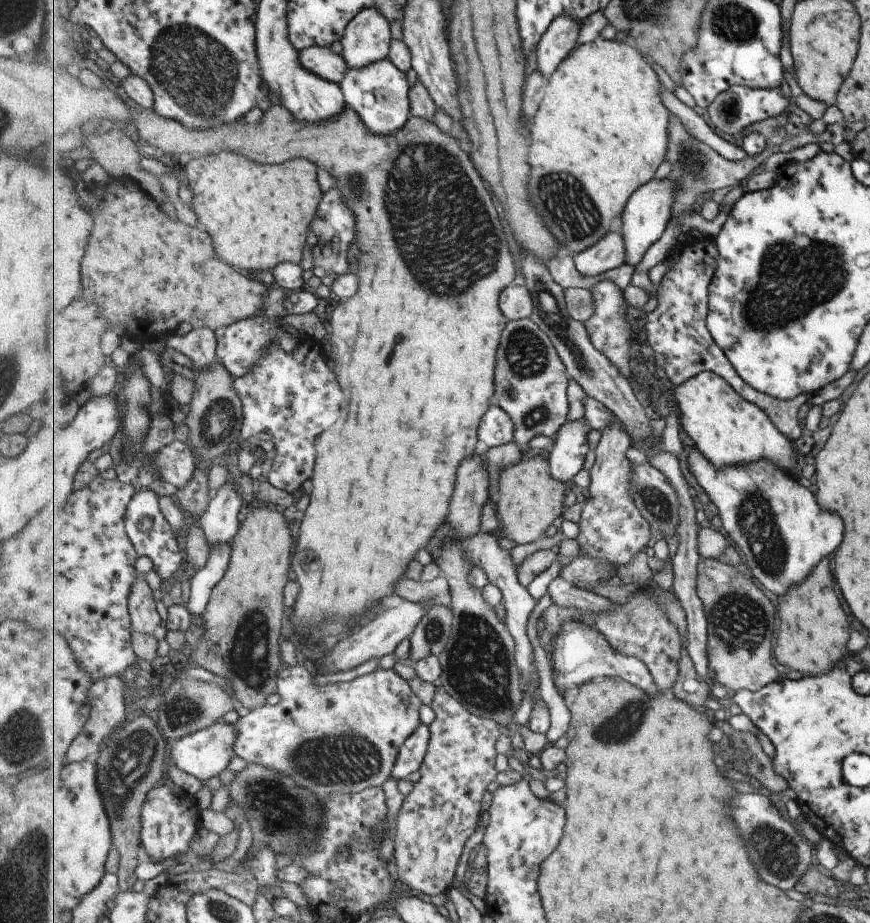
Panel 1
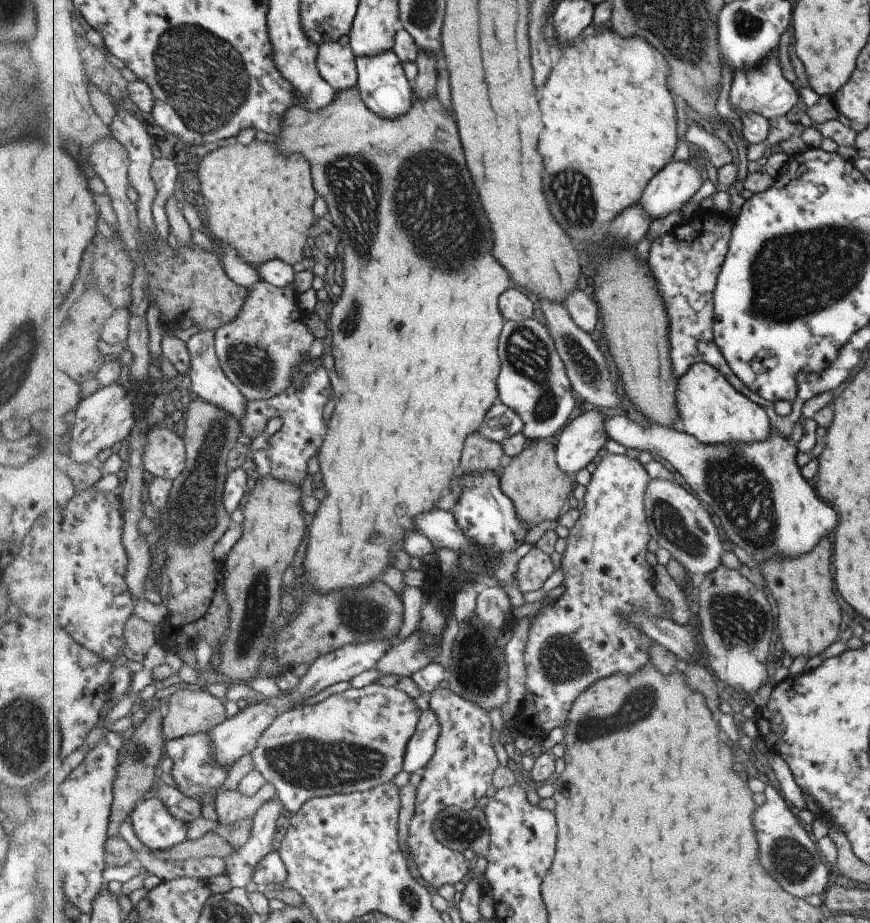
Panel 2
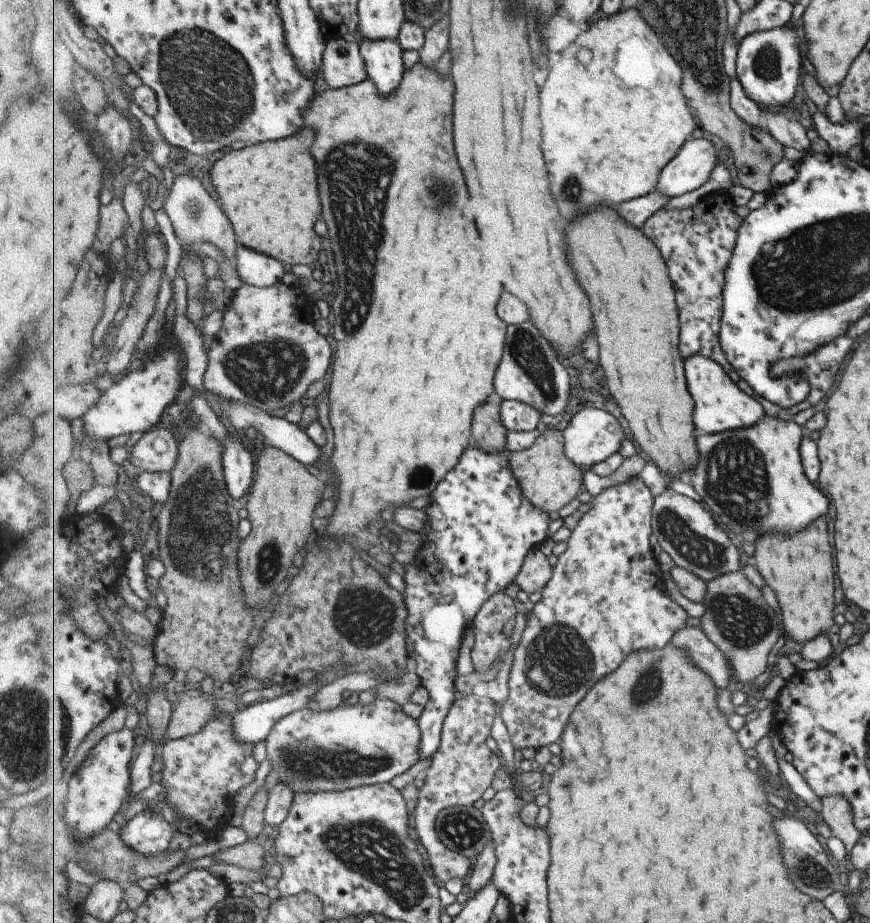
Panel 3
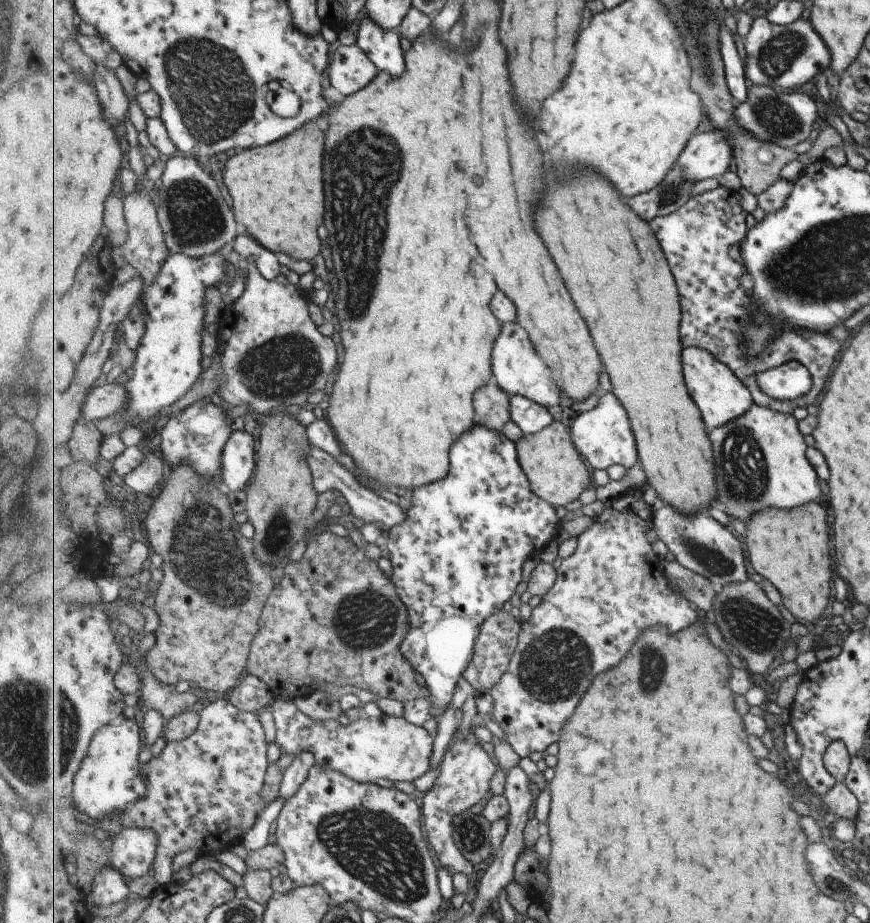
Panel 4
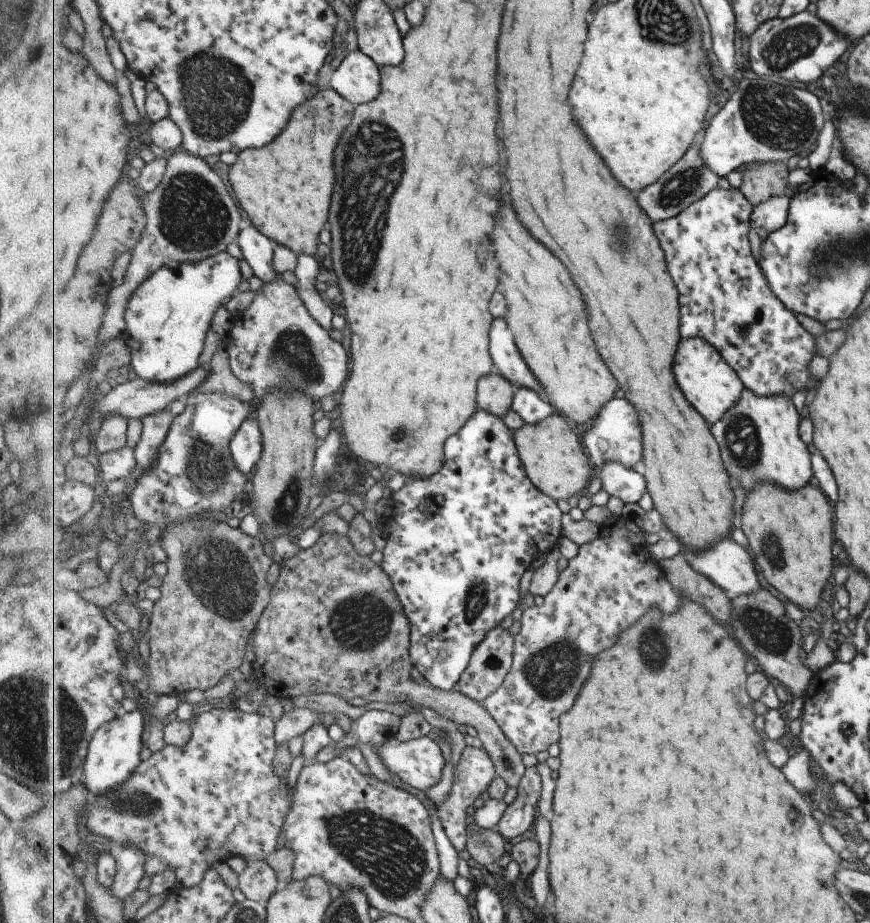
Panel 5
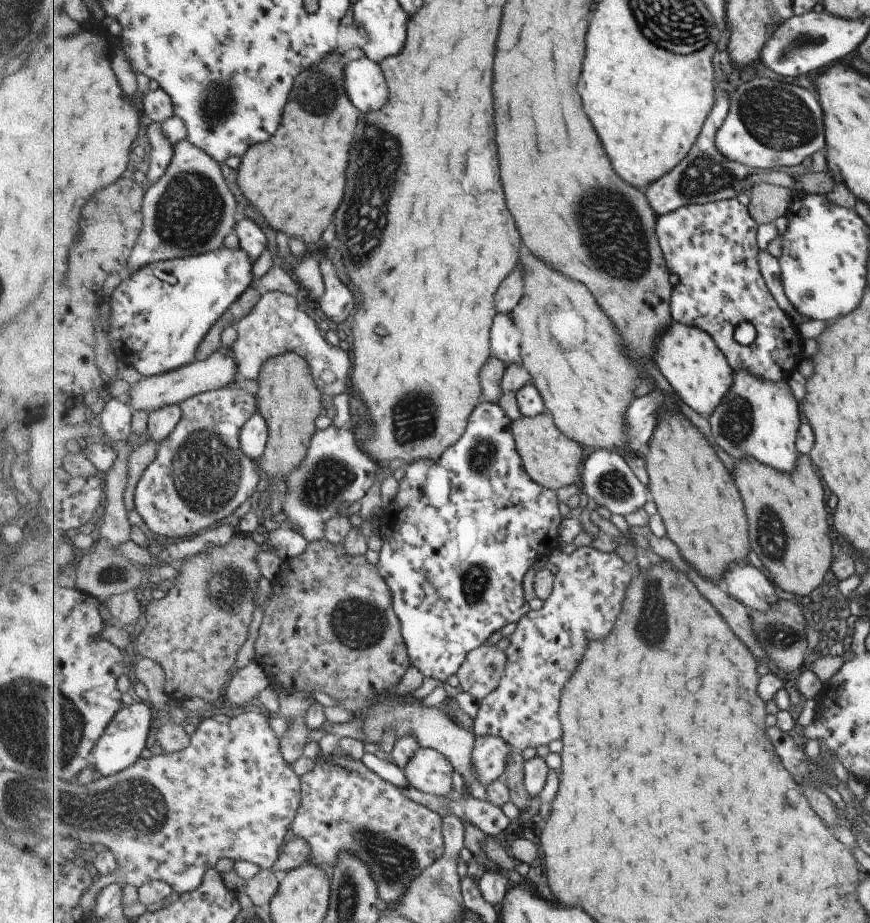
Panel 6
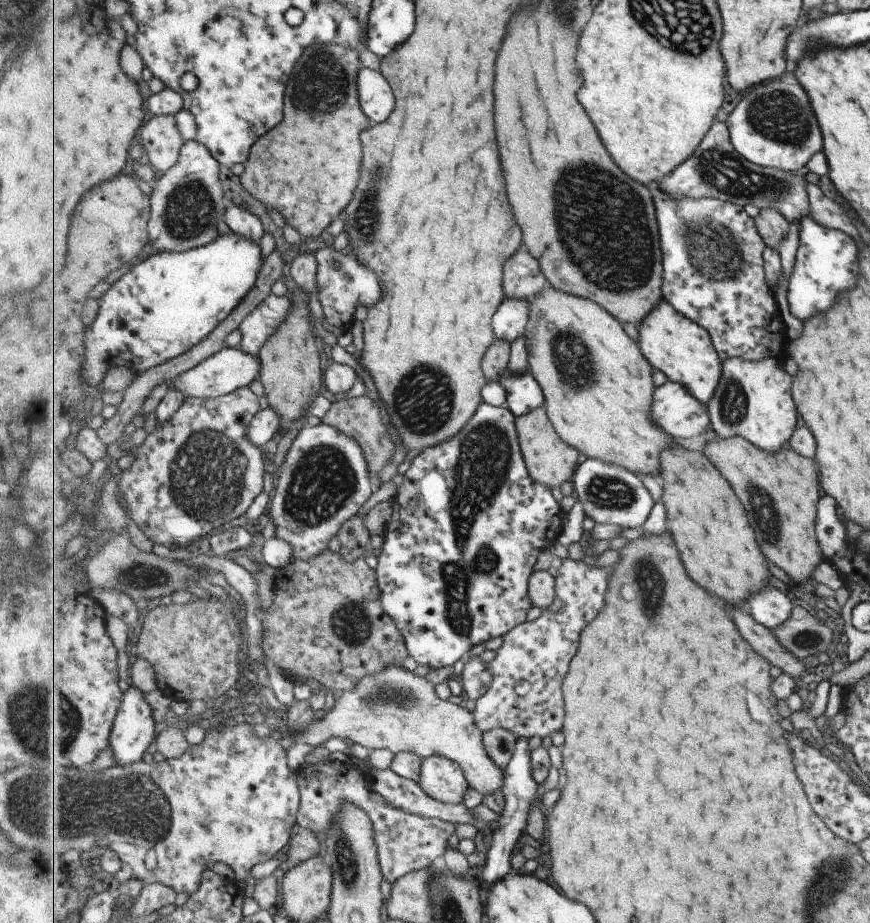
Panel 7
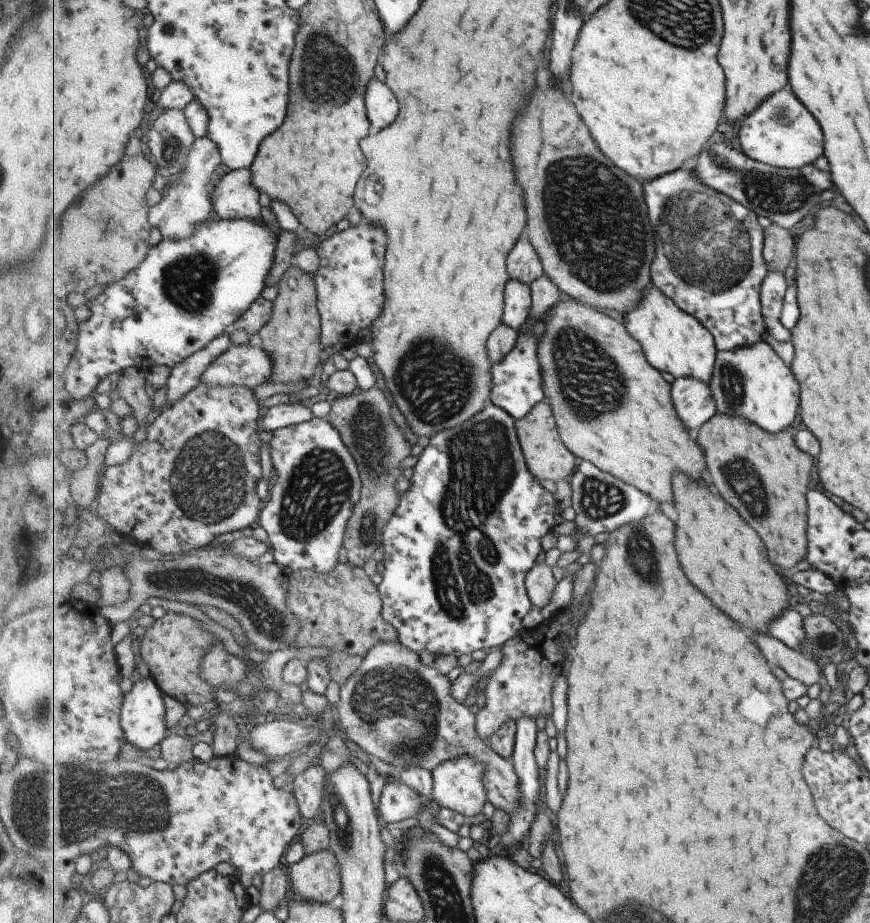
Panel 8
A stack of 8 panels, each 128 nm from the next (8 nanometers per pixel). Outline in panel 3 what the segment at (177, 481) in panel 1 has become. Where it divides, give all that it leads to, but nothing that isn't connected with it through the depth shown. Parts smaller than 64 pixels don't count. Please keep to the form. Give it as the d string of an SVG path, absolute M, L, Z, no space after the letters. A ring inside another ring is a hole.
M155 428L139 436L133 443L130 463L143 472L172 472L179 460L180 442L175 440L173 431Z

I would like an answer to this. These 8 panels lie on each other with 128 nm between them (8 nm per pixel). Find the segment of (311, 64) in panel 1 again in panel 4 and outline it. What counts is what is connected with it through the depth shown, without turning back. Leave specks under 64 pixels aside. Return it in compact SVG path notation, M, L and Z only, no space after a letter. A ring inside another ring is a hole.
M357 43L333 46L327 73L331 84L345 97L366 89L378 77L380 71L375 63Z

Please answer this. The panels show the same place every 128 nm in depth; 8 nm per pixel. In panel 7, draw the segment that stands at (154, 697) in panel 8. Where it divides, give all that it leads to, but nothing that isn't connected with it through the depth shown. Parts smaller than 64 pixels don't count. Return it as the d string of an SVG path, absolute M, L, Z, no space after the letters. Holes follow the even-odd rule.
M130 685L124 694L111 732L110 746L117 765L121 766L141 761L153 738L157 738L160 731L153 716L153 708L145 700L145 693Z

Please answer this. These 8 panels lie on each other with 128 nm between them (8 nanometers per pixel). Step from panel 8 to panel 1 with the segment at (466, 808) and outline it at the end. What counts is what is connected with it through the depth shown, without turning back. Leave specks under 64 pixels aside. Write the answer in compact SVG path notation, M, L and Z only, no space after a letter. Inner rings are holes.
M285 666L277 676L280 701L251 711L237 724L235 752L247 763L265 766L279 774L291 776L299 786L315 796L363 792L366 788L380 787L394 773L395 763L402 746L422 725L419 718L421 698L411 690L409 682L395 669L375 670L348 682L317 684L307 668Z

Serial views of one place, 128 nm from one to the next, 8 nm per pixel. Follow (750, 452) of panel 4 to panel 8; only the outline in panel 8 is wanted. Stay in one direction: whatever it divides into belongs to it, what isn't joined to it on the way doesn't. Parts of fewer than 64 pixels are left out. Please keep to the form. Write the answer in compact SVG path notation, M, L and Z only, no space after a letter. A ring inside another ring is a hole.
M755 342L753 346L739 346L737 350L718 350L718 357L711 380L711 390L718 412L741 416L771 434L783 432L800 414L799 382L792 366L787 366L769 342Z

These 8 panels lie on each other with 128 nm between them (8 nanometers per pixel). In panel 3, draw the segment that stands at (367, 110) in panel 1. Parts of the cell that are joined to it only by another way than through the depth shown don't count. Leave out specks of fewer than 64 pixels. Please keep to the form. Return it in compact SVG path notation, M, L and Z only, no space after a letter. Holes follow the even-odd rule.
M367 40L361 42L362 56L366 59L367 74L379 88L379 94L389 96L399 90L406 69L403 66L403 46L399 40Z

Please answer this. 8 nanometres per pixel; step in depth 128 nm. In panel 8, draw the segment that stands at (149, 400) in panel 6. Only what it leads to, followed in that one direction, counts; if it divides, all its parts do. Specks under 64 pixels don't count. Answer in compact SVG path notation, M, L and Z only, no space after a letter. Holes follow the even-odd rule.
M251 342L244 345L232 345L232 347L217 358L203 374L204 384L219 384L219 386L240 386L254 390L264 382L271 382L275 364L269 352L265 352L259 342Z

